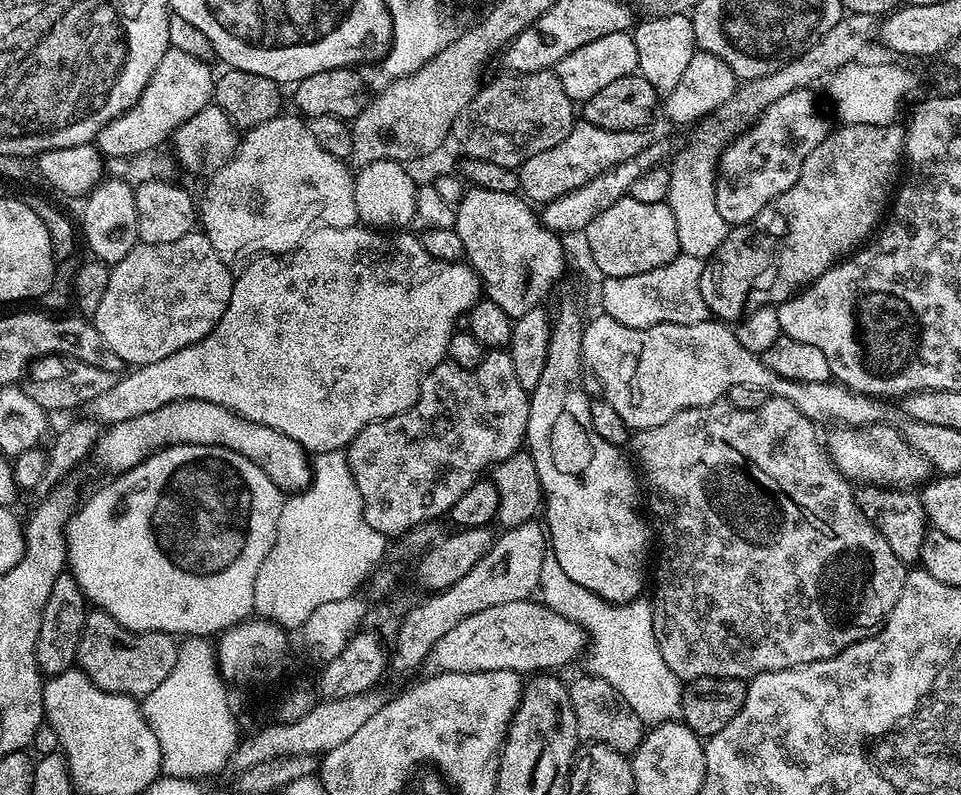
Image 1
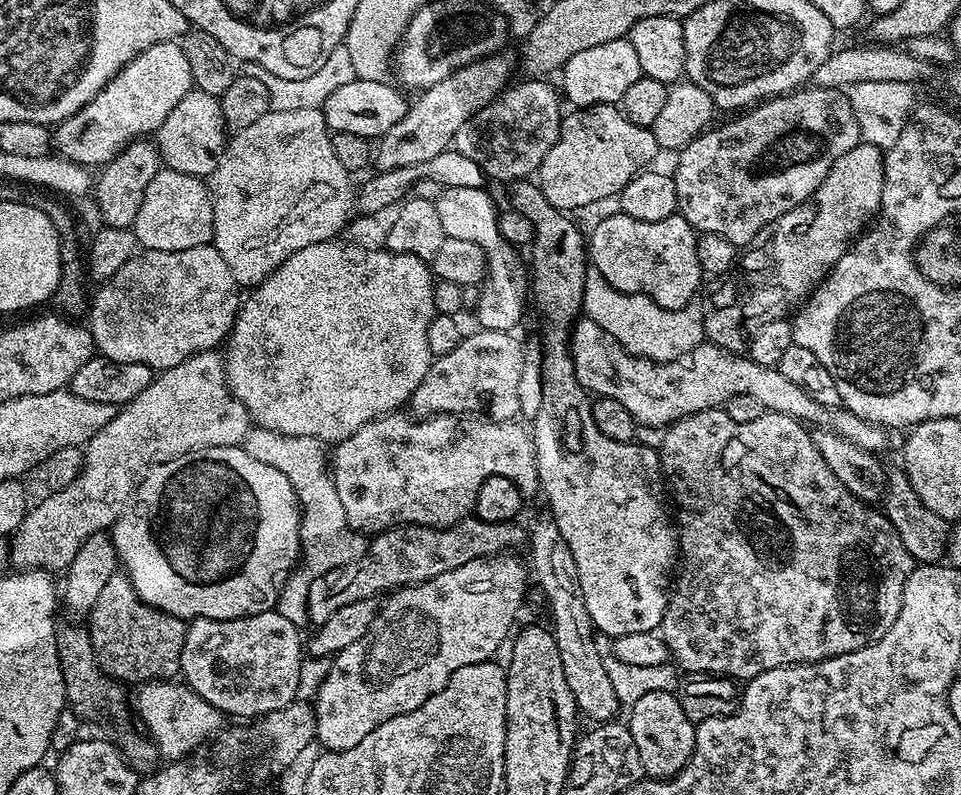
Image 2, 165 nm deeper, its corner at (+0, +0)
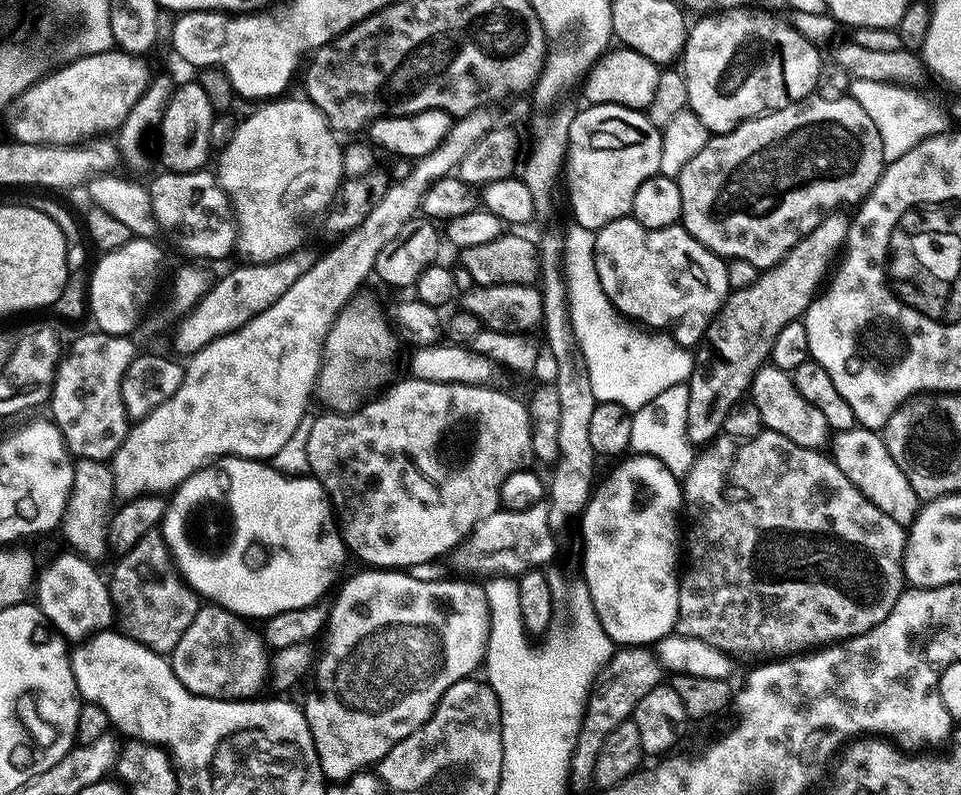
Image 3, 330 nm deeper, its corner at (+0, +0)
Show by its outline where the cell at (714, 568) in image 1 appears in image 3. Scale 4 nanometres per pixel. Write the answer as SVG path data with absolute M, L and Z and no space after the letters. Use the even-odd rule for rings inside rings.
M763 430L752 439L745 439L743 442L737 443L735 439L723 434L716 437L711 444L707 445L695 457L693 464L690 466L687 473L682 477L682 504L694 519L700 523L700 528L687 529L686 532L686 564L688 560L688 573L683 573L680 576L680 593L678 594L678 618L676 619L675 631L690 638L701 639L710 647L716 647L718 650L724 652L731 658L738 658L738 656L760 656L756 658L787 658L797 654L807 653L809 650L819 649L821 646L831 646L842 640L849 640L858 634L866 634L866 630L870 630L874 626L878 626L878 622L882 622L886 618L886 614L890 614L890 610L894 610L894 602L898 602L898 598L906 591L906 581L904 579L904 548L908 544L905 525L894 522L894 518L890 518L890 514L882 514L882 510L878 510L878 506L874 506L874 502L870 502L870 498L866 498L862 494L862 490L858 490L858 486L854 486L854 482L850 482L850 478L846 478L846 474L842 474L842 470L838 470L835 459L831 455L825 454L823 451L815 448L807 448L806 446L798 446L798 442L790 442L790 438L782 438L782 434L777 432L770 432ZM704 452L704 453L702 453ZM798 472L798 476L796 476ZM808 482L808 484L806 484ZM812 482L812 484L810 484ZM800 496L812 498L810 502L802 502ZM812 506L812 510L810 510ZM812 514L812 516L810 516Z

